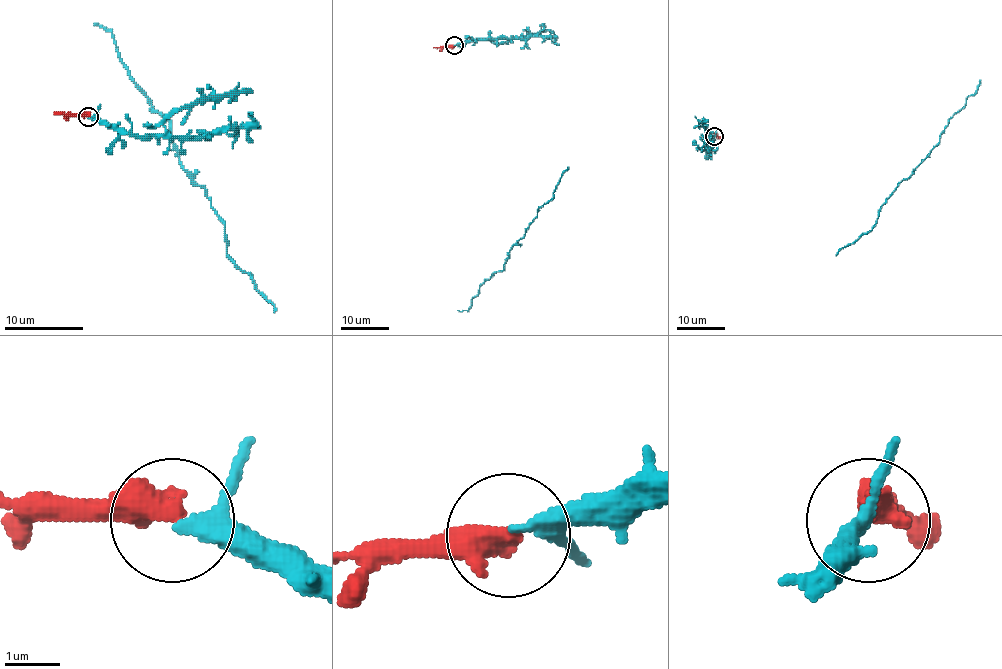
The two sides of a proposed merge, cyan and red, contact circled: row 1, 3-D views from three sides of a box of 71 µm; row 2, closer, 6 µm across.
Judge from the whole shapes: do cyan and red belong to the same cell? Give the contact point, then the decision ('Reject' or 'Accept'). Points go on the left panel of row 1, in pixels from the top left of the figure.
Place: (88, 117). Accept

